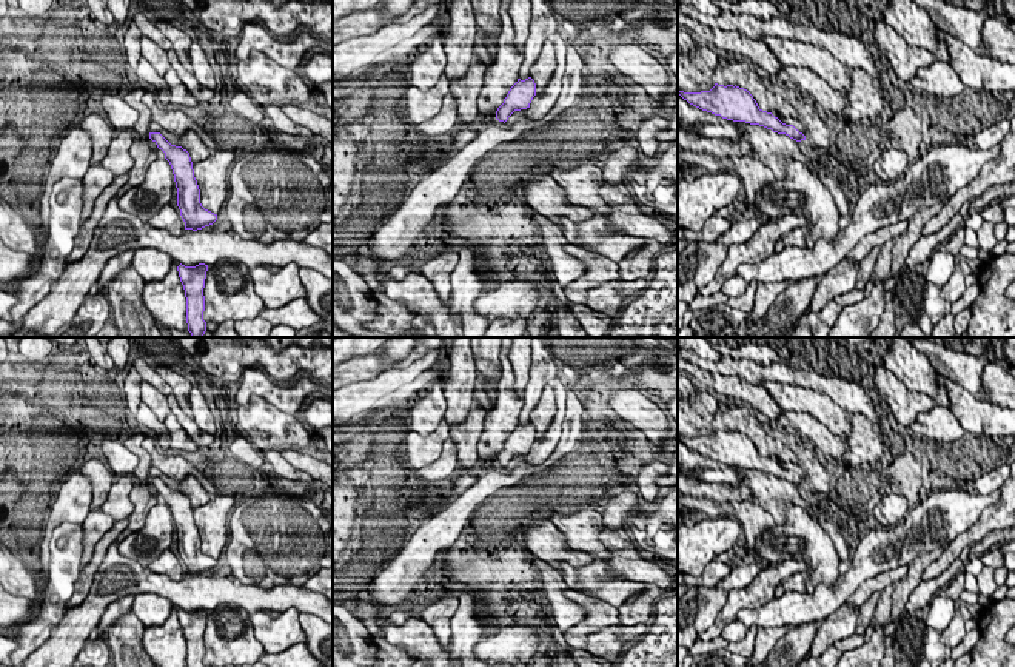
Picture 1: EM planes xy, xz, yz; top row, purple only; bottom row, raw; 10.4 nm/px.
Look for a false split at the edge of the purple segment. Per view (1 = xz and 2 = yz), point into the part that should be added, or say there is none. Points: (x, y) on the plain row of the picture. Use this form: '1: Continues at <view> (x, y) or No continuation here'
1: No continuation here
2: No continuation here

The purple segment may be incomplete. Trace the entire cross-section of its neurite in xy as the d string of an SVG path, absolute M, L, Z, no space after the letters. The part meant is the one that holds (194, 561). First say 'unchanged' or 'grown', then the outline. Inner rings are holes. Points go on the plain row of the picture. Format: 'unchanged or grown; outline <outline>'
unchanged; outline M149 478L149 484L165 498L177 533L177 551L185 567L185 575L202 575L217 565L217 559L205 555L200 548L200 535L194 522L189 498L182 491L171 490L160 478Z

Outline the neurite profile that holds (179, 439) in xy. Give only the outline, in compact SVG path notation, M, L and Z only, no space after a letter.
M173 413L166 416L163 424L169 436L169 450L183 450L193 453L199 448Z

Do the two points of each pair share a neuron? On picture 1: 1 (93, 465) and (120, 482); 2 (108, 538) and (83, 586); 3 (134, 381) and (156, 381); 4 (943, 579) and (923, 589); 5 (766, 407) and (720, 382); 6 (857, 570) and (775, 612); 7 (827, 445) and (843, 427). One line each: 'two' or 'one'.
1: two
2: one
3: two
4: one
5: one
6: one
7: two

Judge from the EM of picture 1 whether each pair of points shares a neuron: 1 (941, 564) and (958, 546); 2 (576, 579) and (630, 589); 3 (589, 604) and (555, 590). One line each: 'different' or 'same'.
1: same
2: same
3: different

